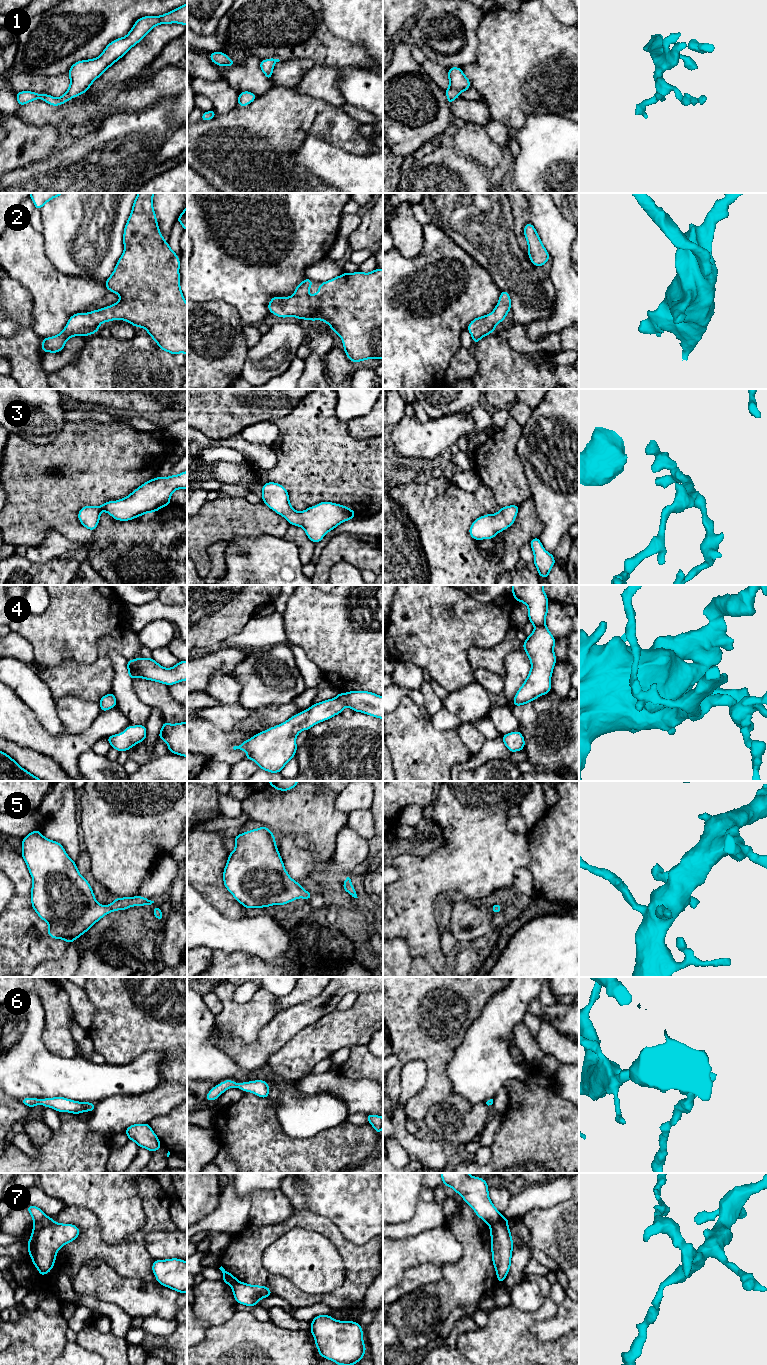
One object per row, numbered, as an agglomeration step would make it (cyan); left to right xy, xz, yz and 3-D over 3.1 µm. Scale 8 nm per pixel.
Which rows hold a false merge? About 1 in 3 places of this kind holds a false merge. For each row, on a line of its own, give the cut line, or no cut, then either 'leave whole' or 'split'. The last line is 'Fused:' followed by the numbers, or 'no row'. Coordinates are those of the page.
1: no cut | leave whole
2: no cut | leave whole
3: no cut | leave whole
4: no cut | leave whole
5: no cut | leave whole
6: no cut | leave whole
7: yz (501, 1215), (490, 1226) | split
Fused: 7

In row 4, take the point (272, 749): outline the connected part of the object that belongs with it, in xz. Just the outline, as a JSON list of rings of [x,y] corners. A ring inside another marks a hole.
[[[369,691],[339,693],[335,698],[313,704],[282,724],[254,735],[233,749],[246,751],[246,759],[253,760],[260,769],[279,773],[295,756],[296,737],[303,730],[341,714],[345,707],[383,719],[383,697]]]

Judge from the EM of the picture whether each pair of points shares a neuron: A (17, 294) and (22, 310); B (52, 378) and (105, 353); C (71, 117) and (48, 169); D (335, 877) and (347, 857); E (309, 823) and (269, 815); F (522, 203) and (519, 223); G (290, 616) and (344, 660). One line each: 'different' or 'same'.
A: same
B: different
C: different
D: different
E: same
F: same
G: same

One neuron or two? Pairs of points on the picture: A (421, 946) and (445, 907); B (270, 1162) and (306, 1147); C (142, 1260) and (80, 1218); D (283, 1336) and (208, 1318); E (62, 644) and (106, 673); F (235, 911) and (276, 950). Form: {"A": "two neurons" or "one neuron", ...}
{"A": "two neurons", "B": "one neuron", "C": "one neuron", "D": "two neurons", "E": "two neurons", "F": "two neurons"}

